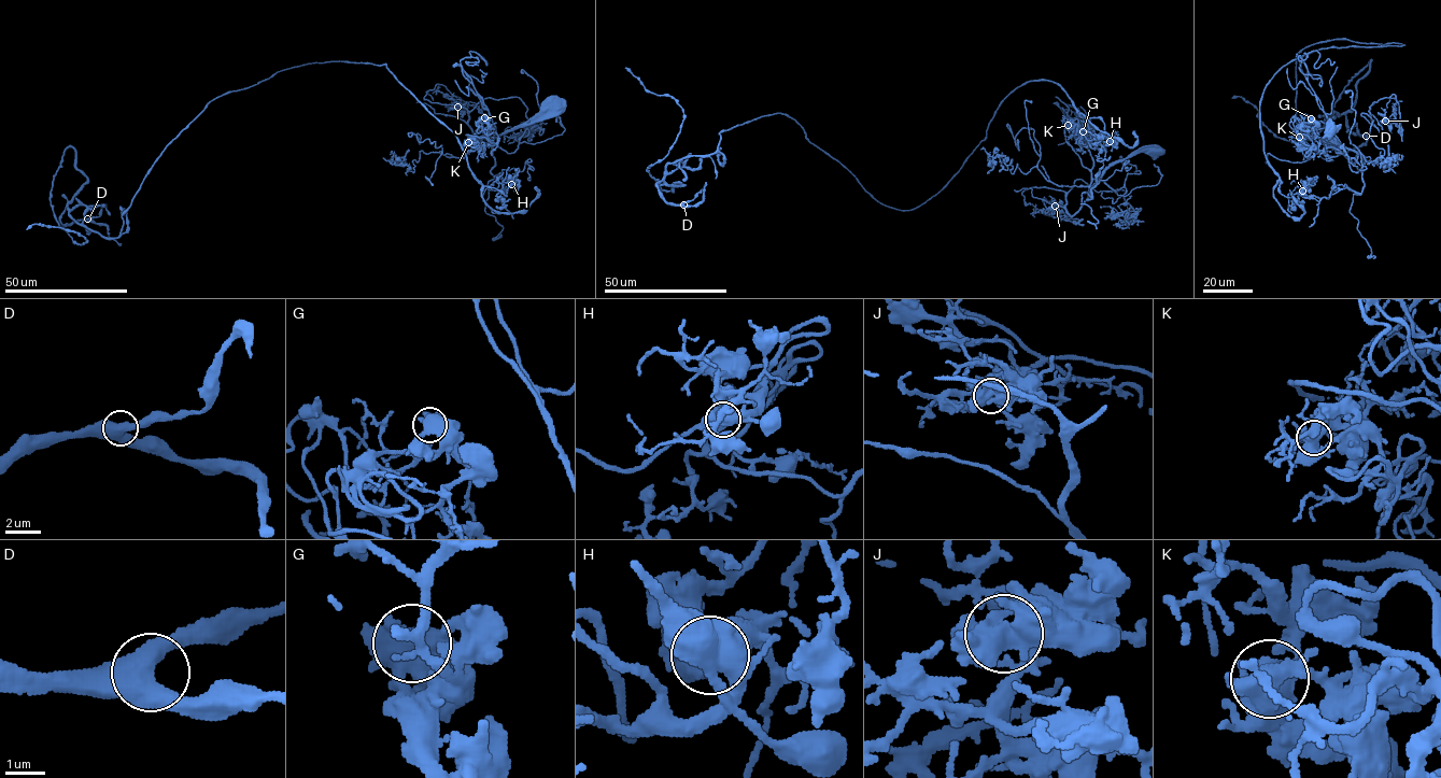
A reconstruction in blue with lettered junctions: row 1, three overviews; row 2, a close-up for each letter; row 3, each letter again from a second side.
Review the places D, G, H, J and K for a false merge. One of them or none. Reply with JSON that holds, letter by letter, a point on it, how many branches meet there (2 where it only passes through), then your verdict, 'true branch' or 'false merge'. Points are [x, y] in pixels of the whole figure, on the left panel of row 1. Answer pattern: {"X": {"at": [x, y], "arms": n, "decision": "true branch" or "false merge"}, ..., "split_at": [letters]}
{"D": {"at": [87, 218], "arms": 3, "decision": "true branch"}, "G": {"at": [484, 117], "arms": 4, "decision": "true branch"}, "H": {"at": [511, 184], "arms": 4, "decision": "false merge"}, "J": {"at": [457, 107], "arms": 4, "decision": "true branch"}, "K": {"at": [468, 142], "arms": 4, "decision": "true branch"}, "split_at": ["H"]}

